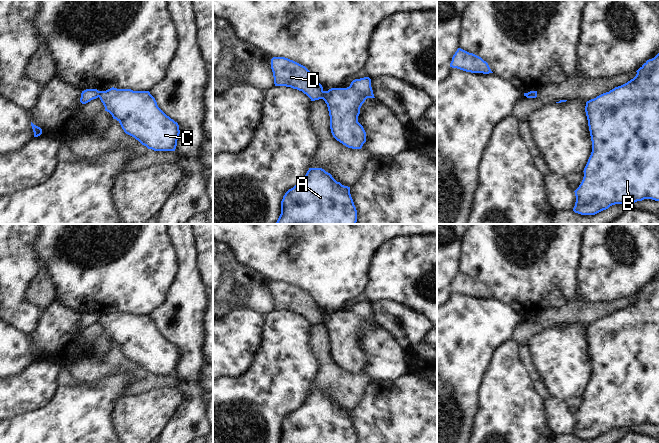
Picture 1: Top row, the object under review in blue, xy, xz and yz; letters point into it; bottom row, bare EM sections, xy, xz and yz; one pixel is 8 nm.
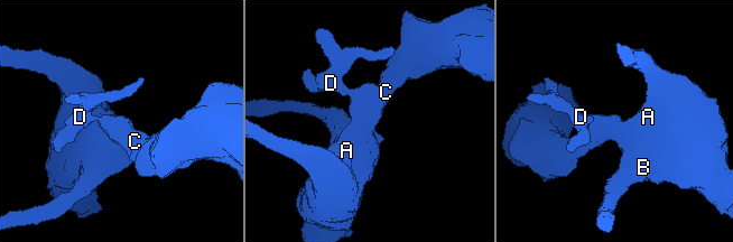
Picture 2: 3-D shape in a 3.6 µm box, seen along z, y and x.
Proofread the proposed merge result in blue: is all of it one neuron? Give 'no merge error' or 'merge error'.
merge error

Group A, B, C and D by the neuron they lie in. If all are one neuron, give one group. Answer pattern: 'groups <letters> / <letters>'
groups A B C / D

